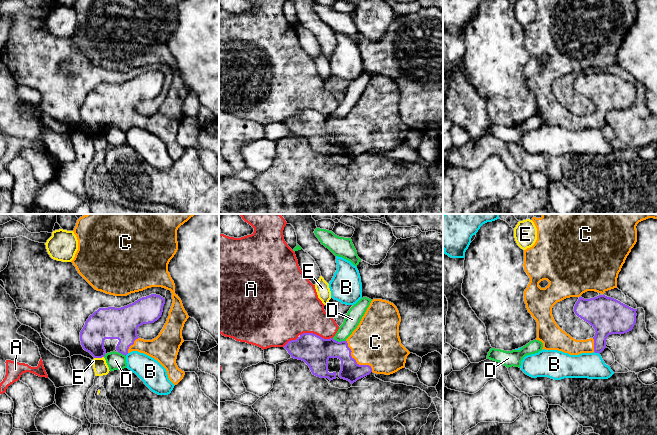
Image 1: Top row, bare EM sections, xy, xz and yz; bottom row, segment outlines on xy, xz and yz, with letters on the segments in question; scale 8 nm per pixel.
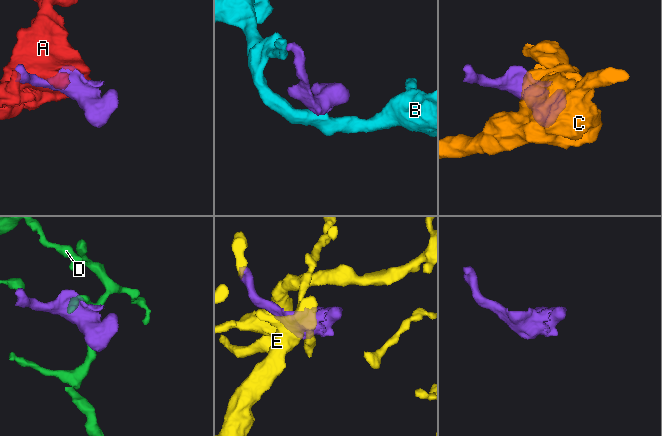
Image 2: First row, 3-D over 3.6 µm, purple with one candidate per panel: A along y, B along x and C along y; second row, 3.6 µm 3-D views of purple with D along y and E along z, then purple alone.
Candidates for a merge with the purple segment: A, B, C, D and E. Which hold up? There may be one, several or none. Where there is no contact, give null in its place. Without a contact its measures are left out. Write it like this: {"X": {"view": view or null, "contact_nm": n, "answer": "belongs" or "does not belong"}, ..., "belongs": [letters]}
{"A": {"view": "xz", "contact_nm": 260, "answer": "does not belong"}, "B": {"view": "yz", "contact_nm": 50, "answer": "does not belong"}, "C": {"view": "xz", "contact_nm": 340, "answer": "belongs"}, "D": {"view": "xz", "contact_nm": 110, "answer": "does not belong"}, "E": {"view": "xy", "contact_nm": 80, "answer": "does not belong"}, "belongs": ["C"]}

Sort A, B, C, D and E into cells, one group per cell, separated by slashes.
A / B / C / D / E

